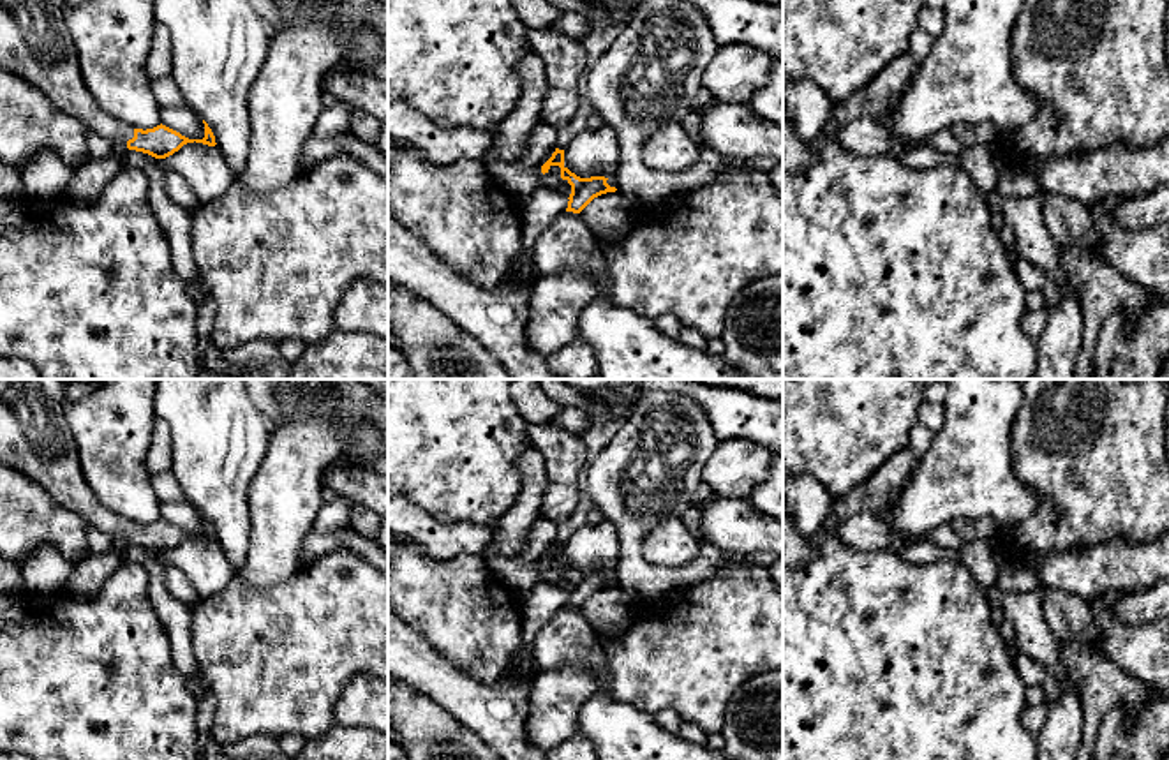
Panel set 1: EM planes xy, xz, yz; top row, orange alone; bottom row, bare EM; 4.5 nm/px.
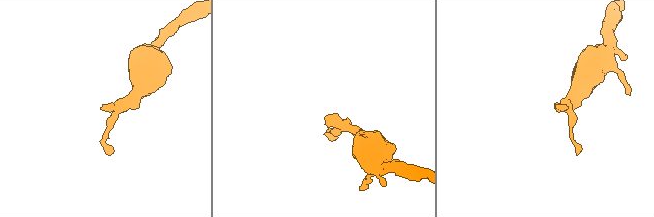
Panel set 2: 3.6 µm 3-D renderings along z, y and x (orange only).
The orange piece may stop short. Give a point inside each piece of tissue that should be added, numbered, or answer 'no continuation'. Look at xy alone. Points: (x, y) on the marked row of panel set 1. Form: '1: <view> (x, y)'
1: xy (36, 43)

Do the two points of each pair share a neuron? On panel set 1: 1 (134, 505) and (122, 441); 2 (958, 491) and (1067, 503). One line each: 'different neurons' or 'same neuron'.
1: same neuron
2: different neurons

